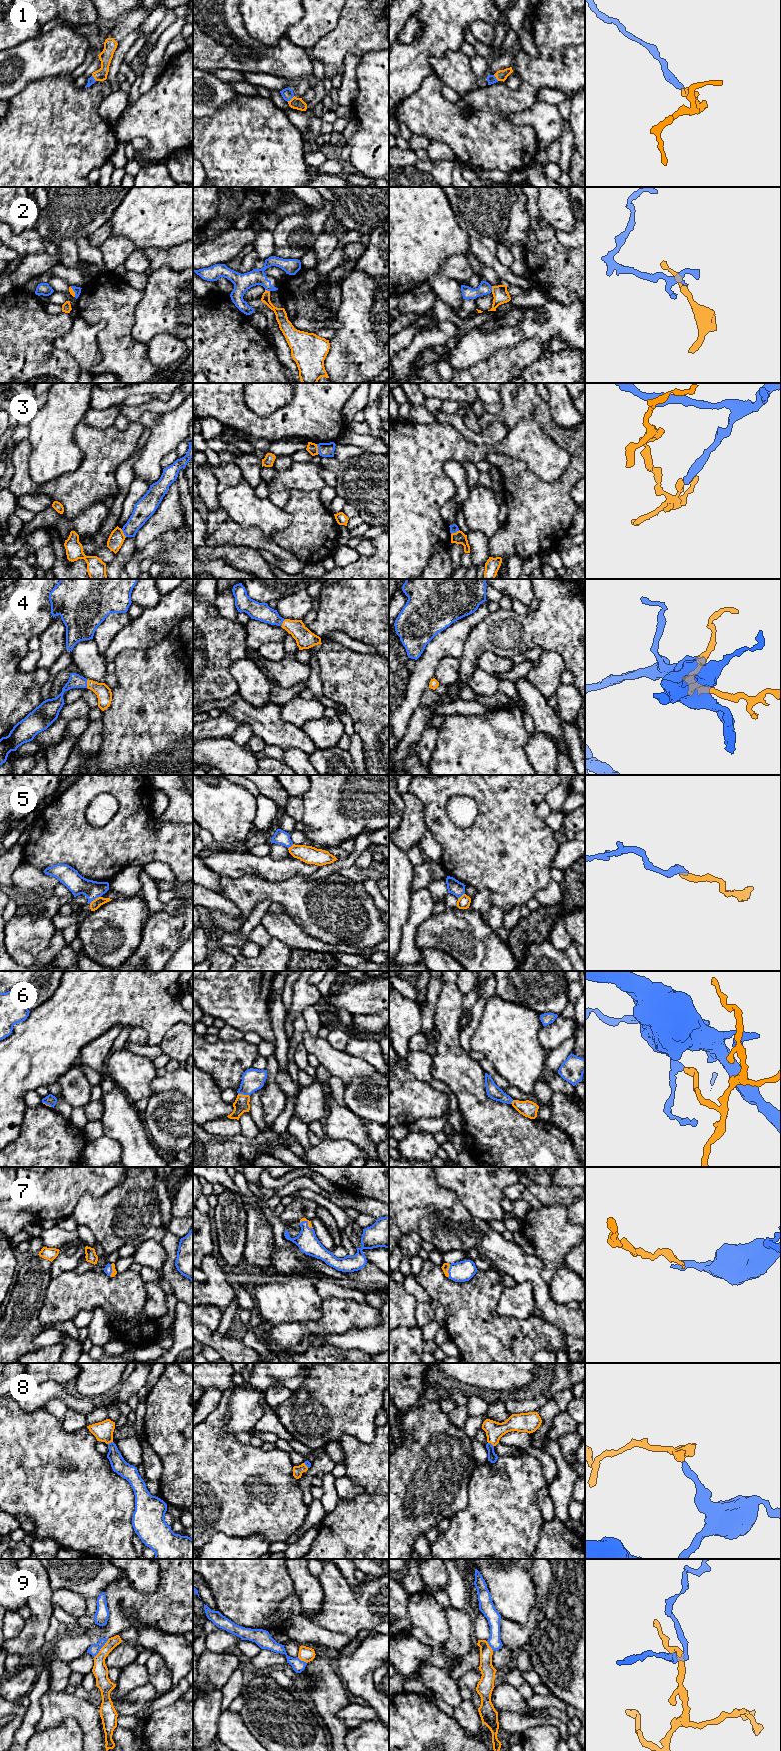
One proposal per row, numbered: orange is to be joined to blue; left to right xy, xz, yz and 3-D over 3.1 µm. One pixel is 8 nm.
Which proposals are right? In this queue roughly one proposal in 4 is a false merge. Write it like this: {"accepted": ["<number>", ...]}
{"accepted": ["1", "4", "7", "8"]}

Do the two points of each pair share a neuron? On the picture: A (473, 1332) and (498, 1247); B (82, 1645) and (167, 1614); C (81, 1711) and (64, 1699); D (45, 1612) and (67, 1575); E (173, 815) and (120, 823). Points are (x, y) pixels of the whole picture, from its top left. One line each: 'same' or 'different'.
A: different
B: same
C: same
D: different
E: different

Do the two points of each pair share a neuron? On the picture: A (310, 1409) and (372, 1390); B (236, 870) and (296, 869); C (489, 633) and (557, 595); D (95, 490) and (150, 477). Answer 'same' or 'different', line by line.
A: same
B: same
C: same
D: different

